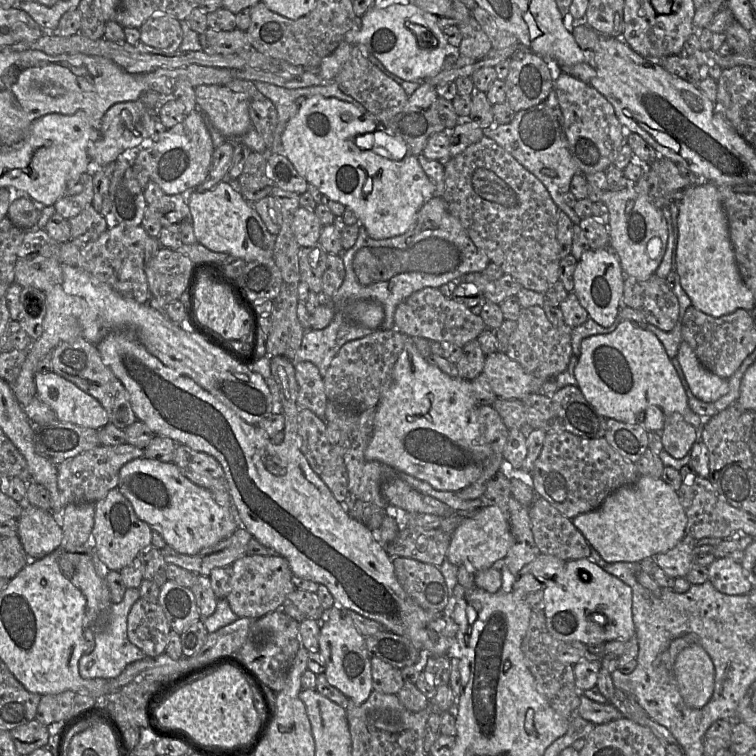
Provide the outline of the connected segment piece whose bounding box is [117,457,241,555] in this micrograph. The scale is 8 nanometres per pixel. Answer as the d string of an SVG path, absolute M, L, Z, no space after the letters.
M134 459L120 469L117 489L131 502L137 517L181 554L195 555L229 537L241 526L232 506L219 505L208 490L191 482L174 462Z

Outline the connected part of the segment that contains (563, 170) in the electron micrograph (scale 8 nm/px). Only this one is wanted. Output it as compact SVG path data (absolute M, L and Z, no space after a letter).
M554 89L543 102L517 112L510 123L494 124L483 130L485 136L502 146L535 175L546 187L557 207L570 218L573 224L579 225L581 218L564 201L565 194L570 190L571 179L578 173L578 167L568 148L564 118Z

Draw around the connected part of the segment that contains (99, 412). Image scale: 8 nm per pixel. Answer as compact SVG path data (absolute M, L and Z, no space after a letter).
M53 371L36 374L35 386L37 398L52 408L58 421L96 430L110 423L99 401Z

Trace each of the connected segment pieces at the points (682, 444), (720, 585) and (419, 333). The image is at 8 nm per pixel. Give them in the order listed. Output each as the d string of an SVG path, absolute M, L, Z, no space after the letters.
M679 413L670 414L660 432L664 450L673 458L689 454L692 445L699 440L699 430L686 422Z
M729 558L715 559L708 566L709 581L720 593L739 596L752 589L751 583L743 574L741 564Z
M426 287L404 299L394 314L395 328L410 338L426 338L440 343L452 343L463 347L475 340L486 326L480 315L474 314L468 307L452 298L445 297L438 288Z

